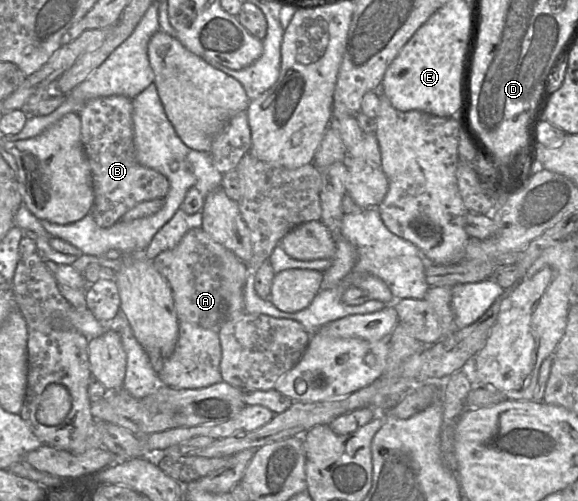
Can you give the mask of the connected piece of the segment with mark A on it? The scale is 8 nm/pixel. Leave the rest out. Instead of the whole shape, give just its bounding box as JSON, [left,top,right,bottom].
[153,227,248,330]

